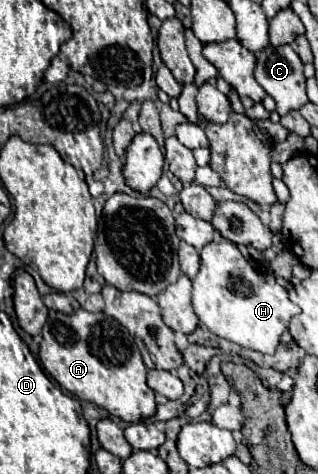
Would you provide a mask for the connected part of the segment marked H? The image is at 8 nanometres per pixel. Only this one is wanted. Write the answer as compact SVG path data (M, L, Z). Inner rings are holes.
M230 241L208 243L200 251L200 259L202 267L192 281L192 305L198 319L218 337L258 353L274 353L290 319L300 313L300 309L288 299L288 293L276 283L274 273L264 265L244 259L240 249ZM232 277L244 281L248 289L228 289Z

